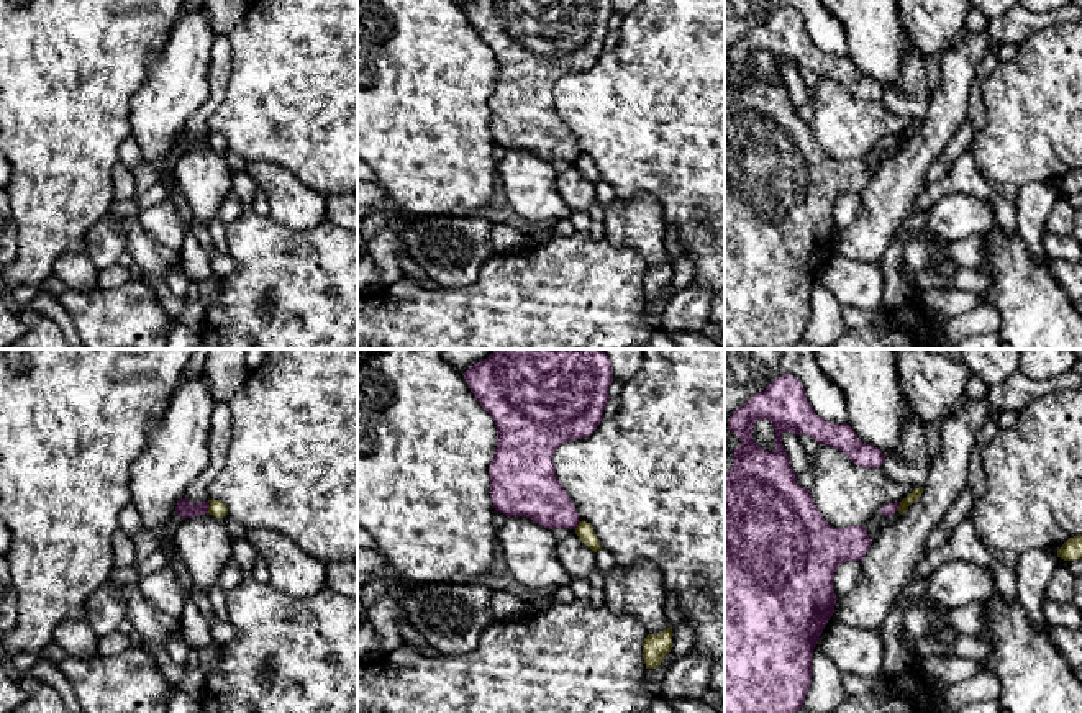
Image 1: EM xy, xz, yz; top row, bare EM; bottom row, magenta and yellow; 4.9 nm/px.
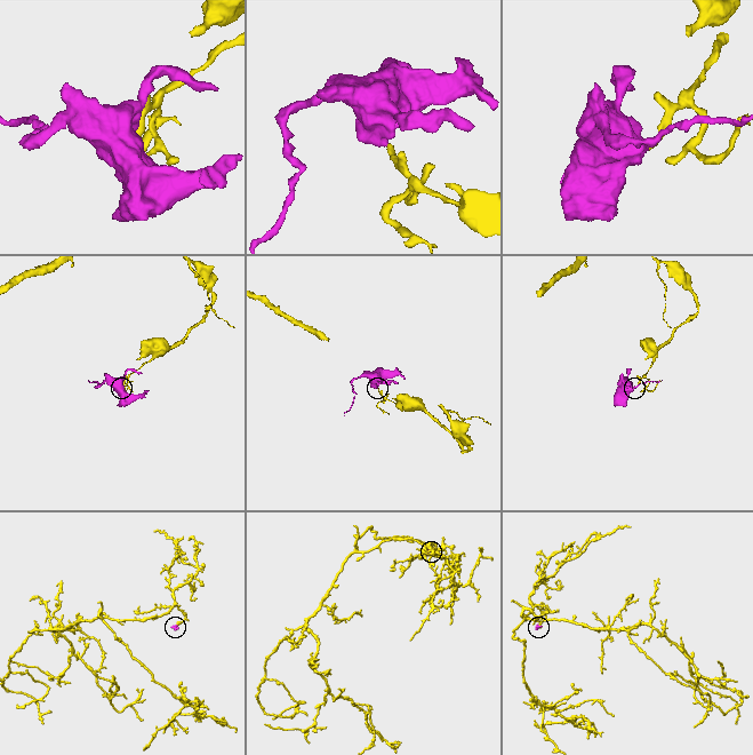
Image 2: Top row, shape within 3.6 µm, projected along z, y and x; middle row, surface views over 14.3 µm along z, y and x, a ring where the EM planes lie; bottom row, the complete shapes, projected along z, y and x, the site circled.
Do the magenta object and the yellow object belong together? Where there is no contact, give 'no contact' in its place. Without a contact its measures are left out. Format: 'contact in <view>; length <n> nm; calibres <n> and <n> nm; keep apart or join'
contact in xy; length 60 nm; calibres 80 and 80 nm; keep apart

